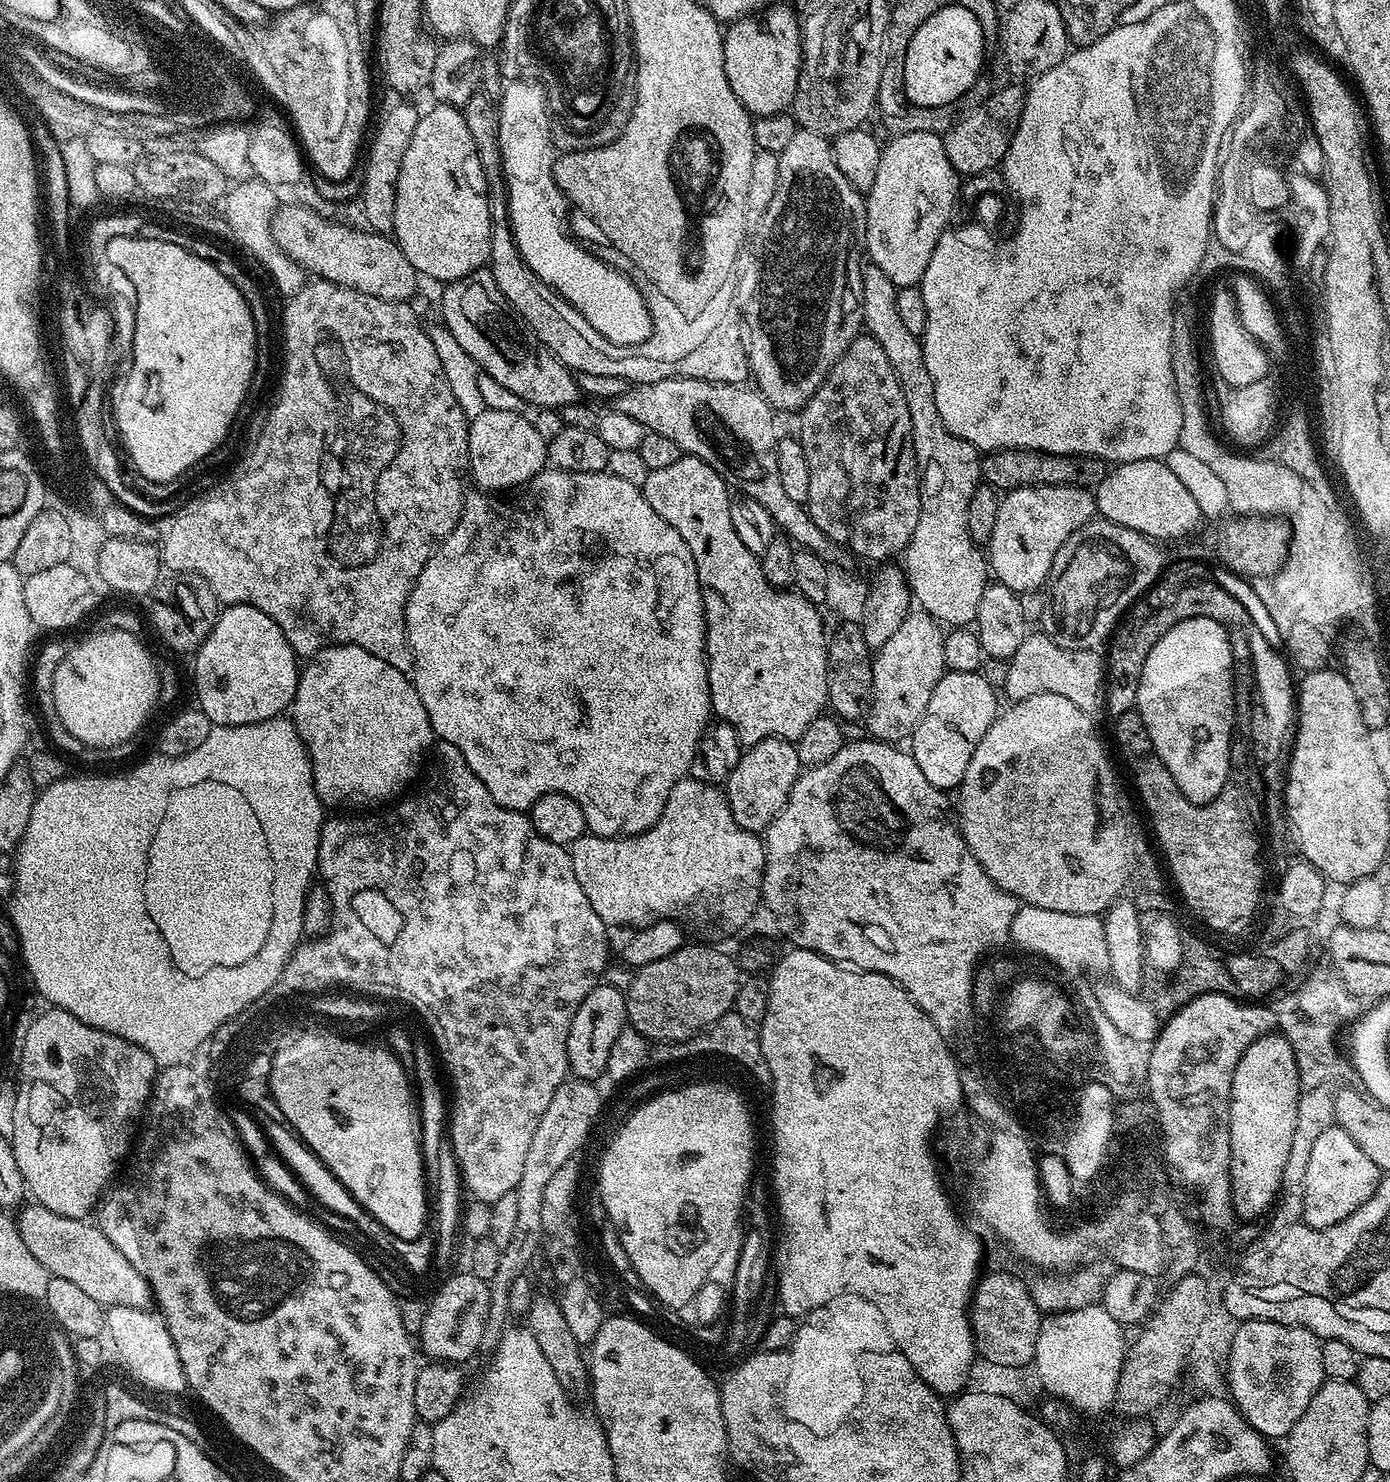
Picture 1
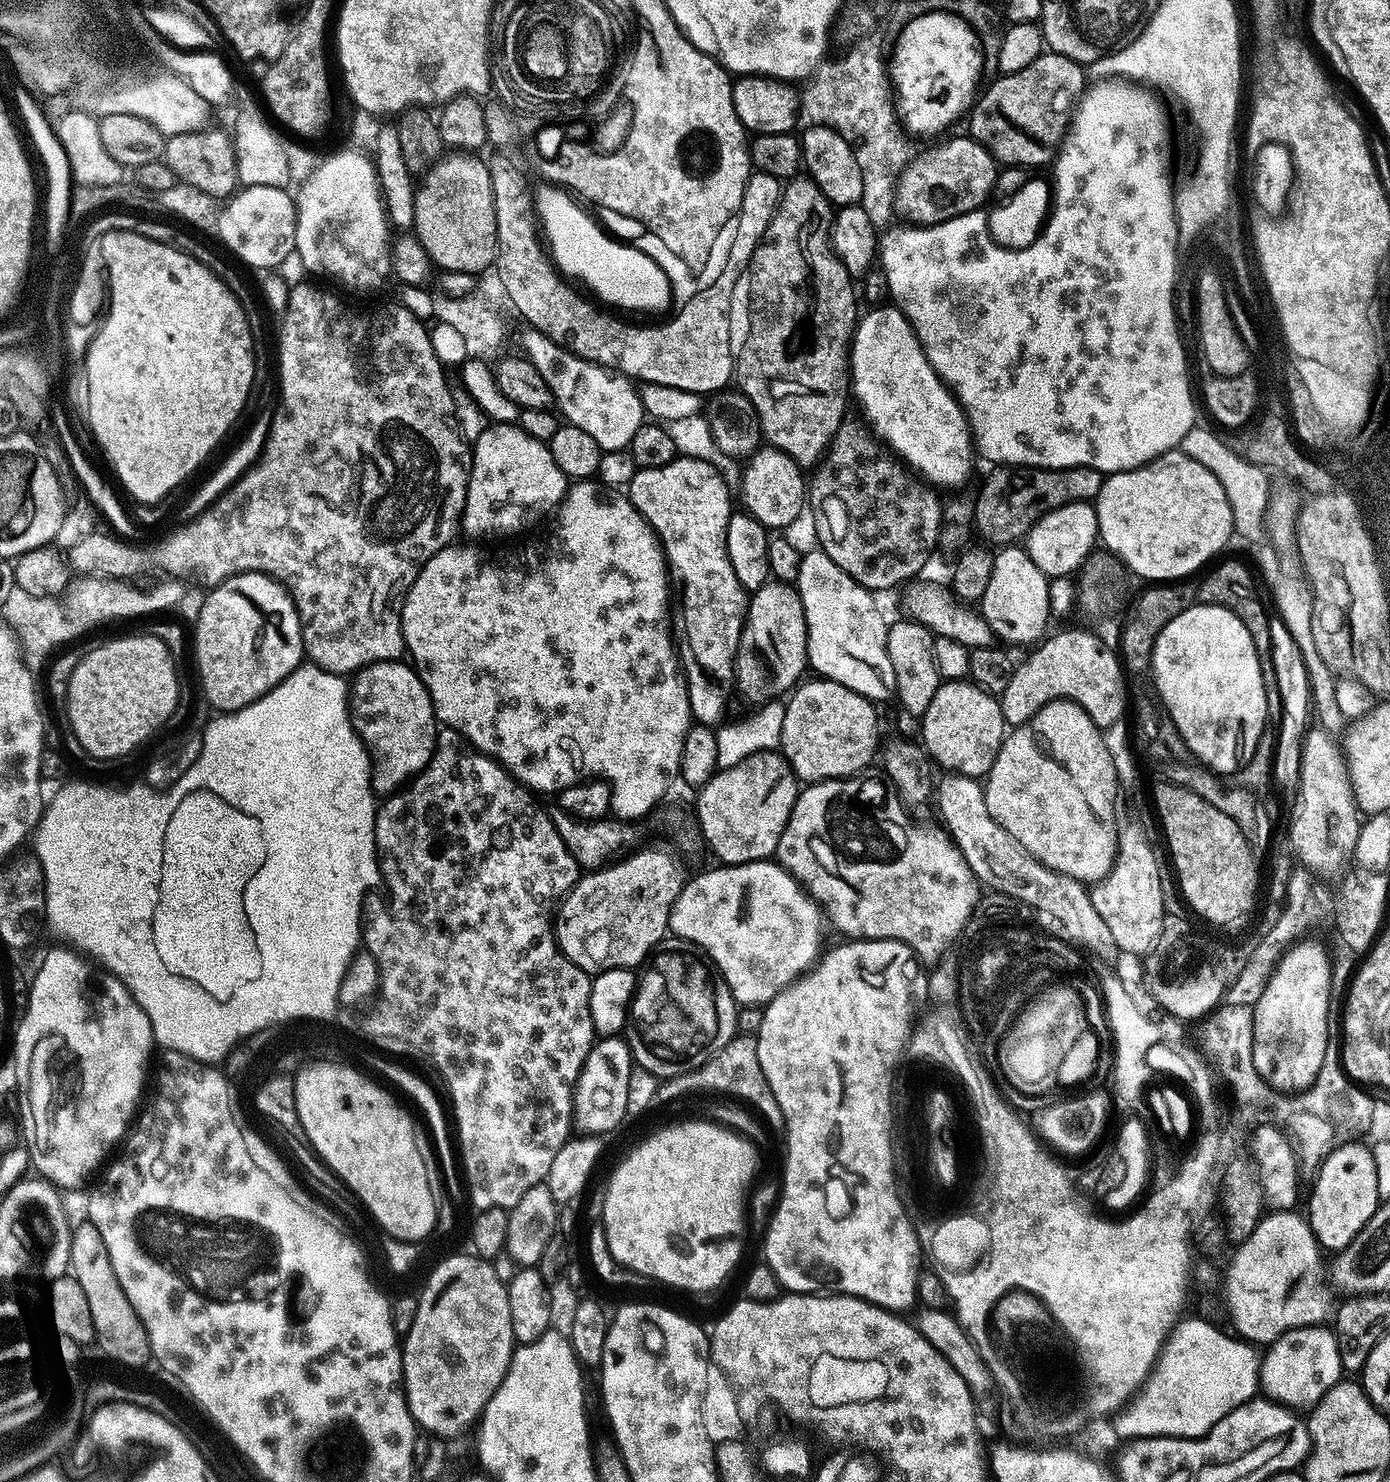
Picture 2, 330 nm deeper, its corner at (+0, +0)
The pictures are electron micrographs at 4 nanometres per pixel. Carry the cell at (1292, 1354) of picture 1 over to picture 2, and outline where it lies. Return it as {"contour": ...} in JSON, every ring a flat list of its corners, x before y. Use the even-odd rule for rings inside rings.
{"contour":[[1328,1326,1295,1328,1267,1345,1260,1362,1259,1391,1285,1408,1310,1410,1341,1378,1335,1331]]}

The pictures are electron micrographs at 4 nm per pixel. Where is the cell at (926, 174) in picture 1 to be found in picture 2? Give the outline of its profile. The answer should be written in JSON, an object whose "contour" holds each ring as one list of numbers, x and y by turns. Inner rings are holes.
{"contour":[[967,135,948,140,938,148,912,158,895,188,895,207,920,226,940,224,985,207,996,184,998,162,976,140]]}

